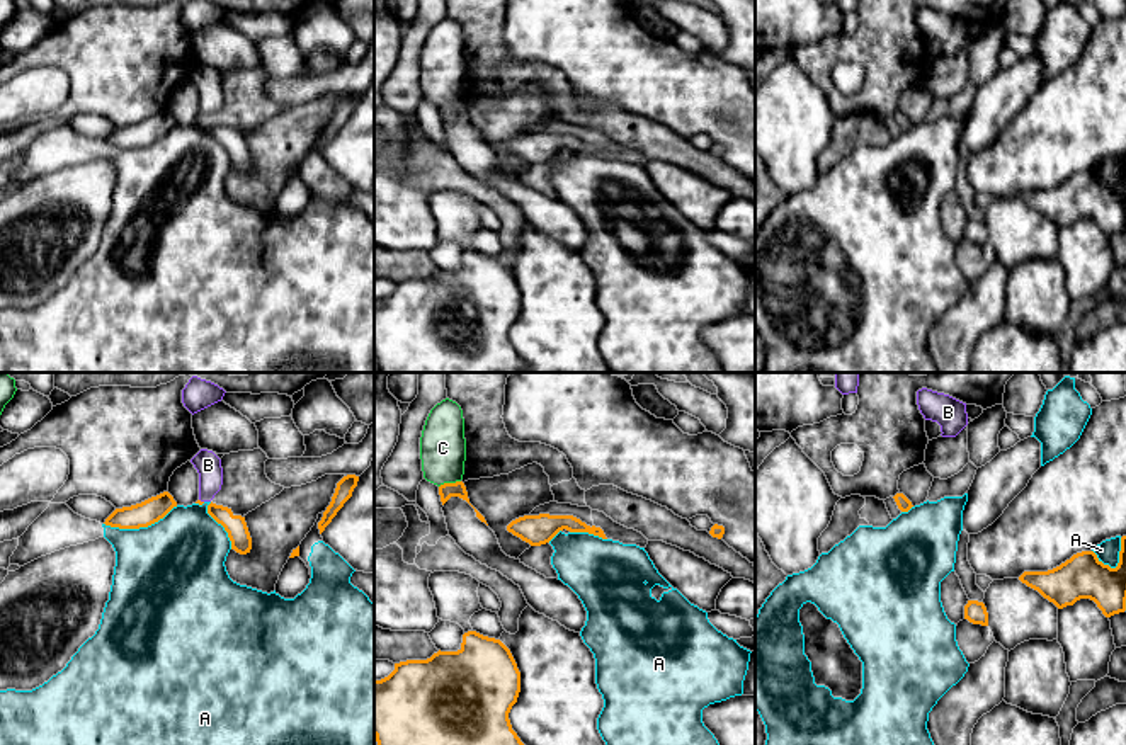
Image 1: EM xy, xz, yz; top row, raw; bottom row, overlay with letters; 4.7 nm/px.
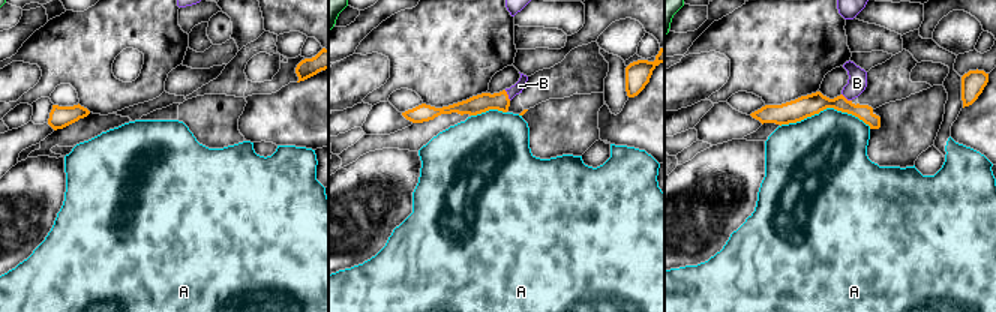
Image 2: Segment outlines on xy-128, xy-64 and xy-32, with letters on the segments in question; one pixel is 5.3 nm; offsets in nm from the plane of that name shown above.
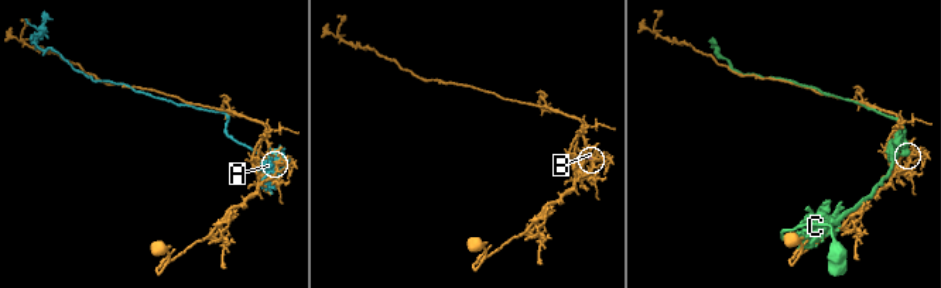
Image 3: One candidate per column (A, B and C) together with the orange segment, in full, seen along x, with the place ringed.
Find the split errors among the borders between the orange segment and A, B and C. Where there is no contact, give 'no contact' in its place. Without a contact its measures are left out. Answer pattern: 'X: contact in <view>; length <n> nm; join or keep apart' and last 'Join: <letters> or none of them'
A: contact in xy; length 360 nm; keep apart
B: contact in xy; length 30 nm; join
C: contact in xz; length 110 nm; keep apart
Join: B

